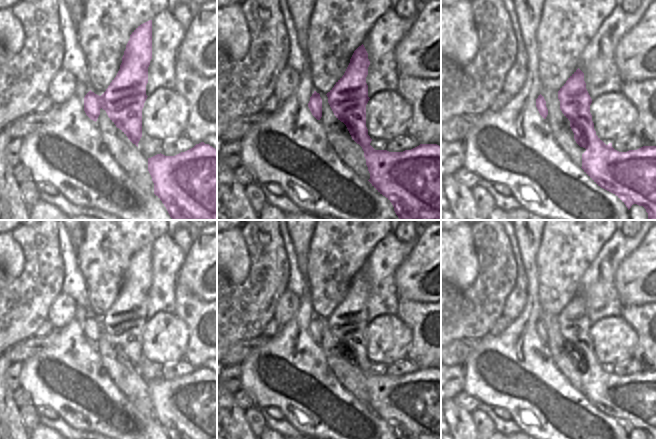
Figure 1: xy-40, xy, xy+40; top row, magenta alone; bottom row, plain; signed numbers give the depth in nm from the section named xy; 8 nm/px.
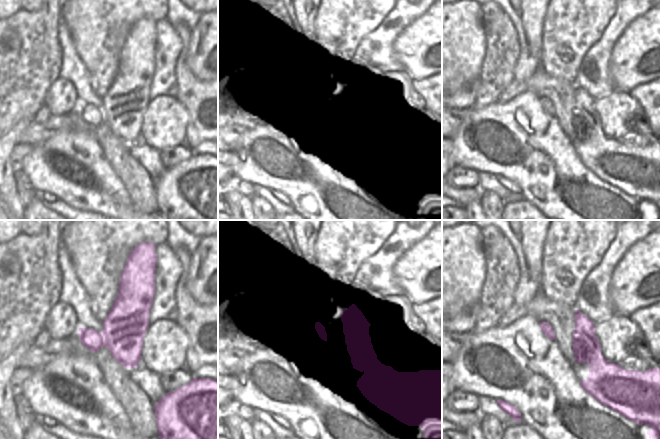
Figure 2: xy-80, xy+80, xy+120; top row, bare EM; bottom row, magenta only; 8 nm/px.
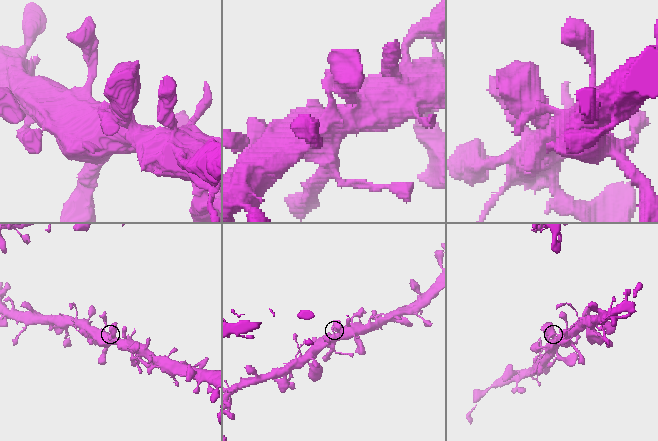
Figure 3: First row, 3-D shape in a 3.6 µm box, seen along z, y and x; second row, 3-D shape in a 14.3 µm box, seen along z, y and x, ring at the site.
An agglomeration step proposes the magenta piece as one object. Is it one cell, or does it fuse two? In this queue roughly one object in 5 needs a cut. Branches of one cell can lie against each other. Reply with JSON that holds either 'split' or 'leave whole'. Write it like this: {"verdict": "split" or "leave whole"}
{"verdict": "leave whole"}

